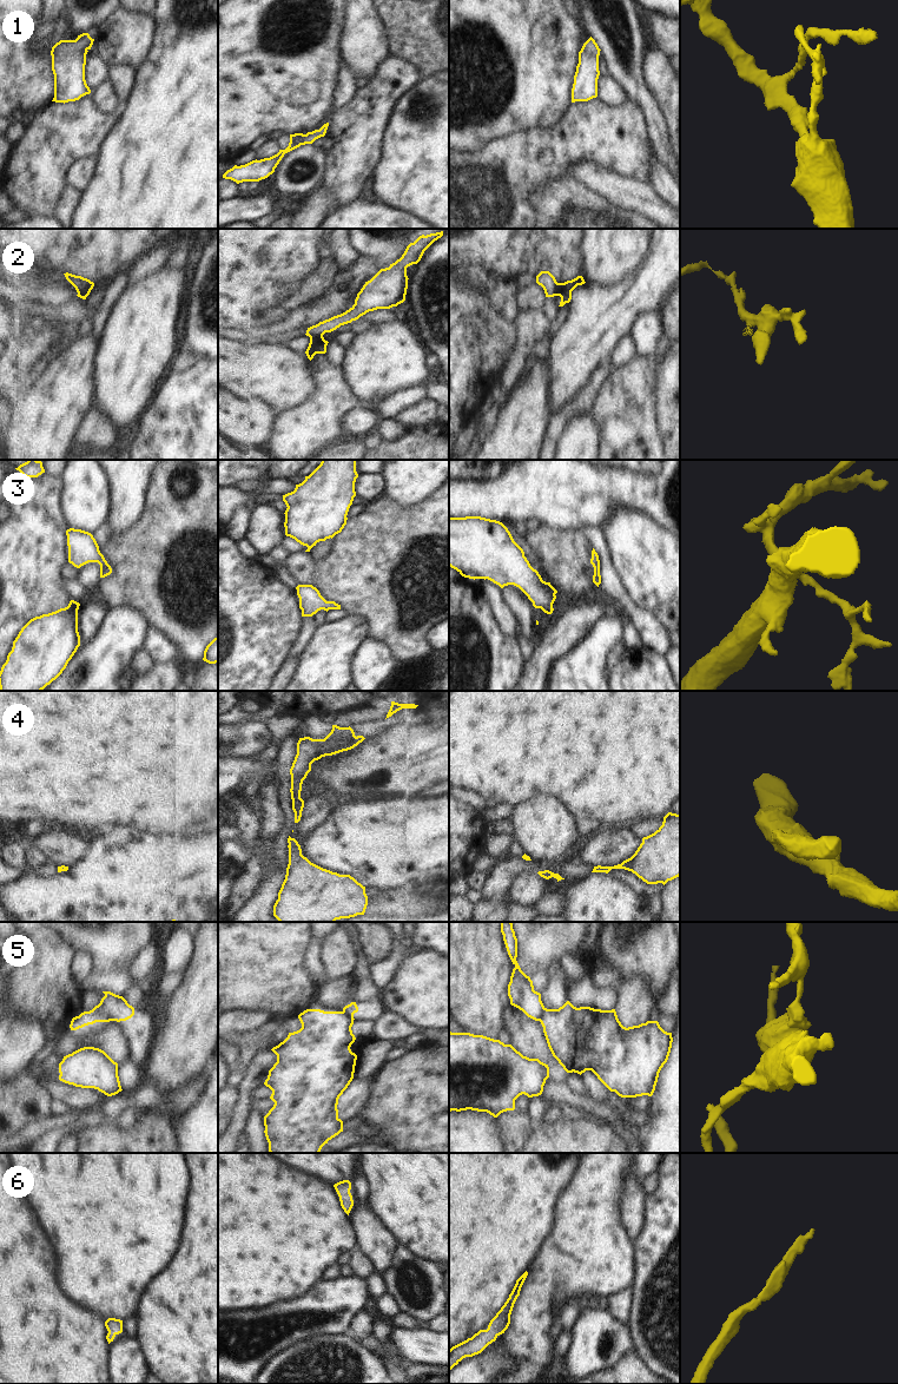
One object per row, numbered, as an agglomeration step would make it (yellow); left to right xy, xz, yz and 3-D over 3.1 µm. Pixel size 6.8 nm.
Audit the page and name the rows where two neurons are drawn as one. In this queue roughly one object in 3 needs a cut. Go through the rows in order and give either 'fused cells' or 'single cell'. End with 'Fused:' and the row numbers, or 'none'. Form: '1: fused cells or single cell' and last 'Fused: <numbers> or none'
1: single cell
2: fused cells
3: single cell
4: single cell
5: fused cells
6: single cell
Fused: 2, 5

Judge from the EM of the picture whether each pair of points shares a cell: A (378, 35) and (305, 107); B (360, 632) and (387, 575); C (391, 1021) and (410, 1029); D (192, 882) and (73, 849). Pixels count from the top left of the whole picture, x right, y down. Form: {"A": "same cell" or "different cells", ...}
{"A": "different cells", "B": "different cells", "C": "same cell", "D": "different cells"}

